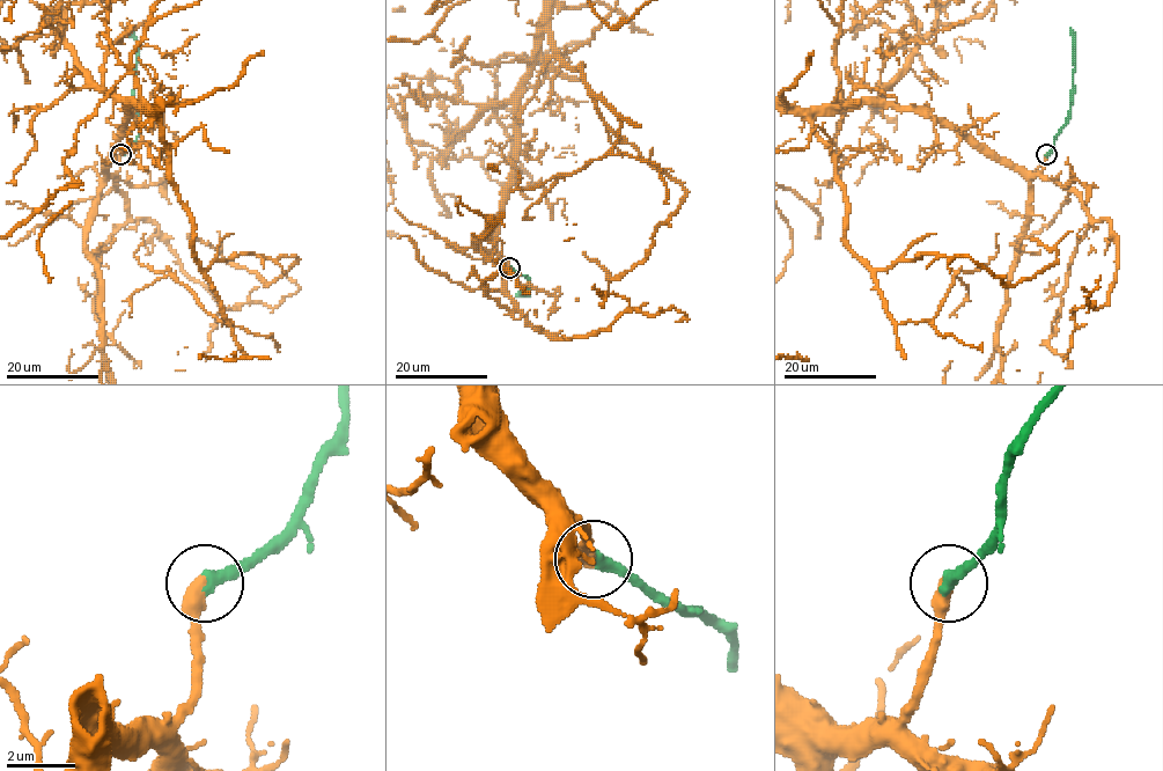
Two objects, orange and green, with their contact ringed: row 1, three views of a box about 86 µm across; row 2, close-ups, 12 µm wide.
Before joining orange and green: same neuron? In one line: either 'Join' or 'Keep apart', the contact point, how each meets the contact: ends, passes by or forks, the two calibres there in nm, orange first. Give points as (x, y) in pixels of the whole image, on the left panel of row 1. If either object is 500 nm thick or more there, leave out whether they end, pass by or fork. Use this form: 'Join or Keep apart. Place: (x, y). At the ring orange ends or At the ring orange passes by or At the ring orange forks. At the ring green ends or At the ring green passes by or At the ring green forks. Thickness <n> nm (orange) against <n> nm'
Join. Place: (120, 154). At the ring orange ends. At the ring green ends. Thickness 480 nm (orange) against 400 nm

